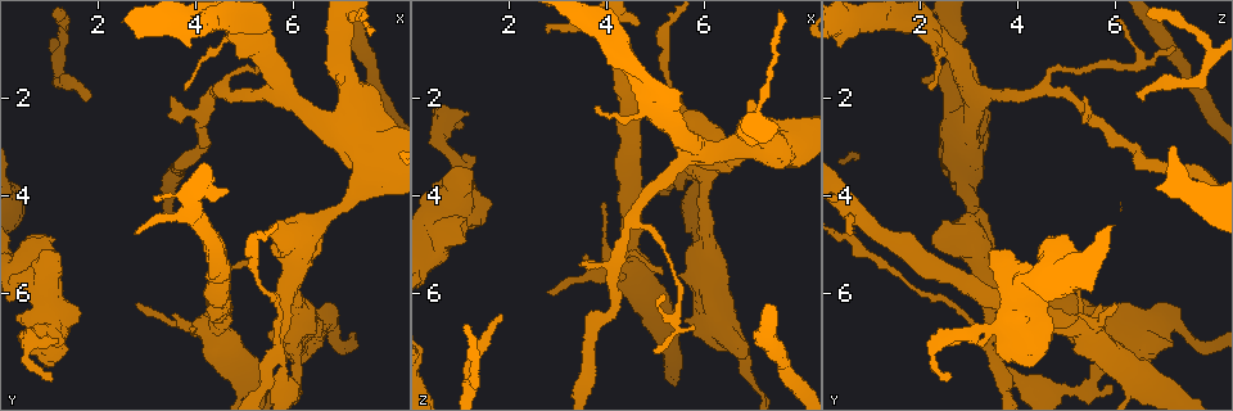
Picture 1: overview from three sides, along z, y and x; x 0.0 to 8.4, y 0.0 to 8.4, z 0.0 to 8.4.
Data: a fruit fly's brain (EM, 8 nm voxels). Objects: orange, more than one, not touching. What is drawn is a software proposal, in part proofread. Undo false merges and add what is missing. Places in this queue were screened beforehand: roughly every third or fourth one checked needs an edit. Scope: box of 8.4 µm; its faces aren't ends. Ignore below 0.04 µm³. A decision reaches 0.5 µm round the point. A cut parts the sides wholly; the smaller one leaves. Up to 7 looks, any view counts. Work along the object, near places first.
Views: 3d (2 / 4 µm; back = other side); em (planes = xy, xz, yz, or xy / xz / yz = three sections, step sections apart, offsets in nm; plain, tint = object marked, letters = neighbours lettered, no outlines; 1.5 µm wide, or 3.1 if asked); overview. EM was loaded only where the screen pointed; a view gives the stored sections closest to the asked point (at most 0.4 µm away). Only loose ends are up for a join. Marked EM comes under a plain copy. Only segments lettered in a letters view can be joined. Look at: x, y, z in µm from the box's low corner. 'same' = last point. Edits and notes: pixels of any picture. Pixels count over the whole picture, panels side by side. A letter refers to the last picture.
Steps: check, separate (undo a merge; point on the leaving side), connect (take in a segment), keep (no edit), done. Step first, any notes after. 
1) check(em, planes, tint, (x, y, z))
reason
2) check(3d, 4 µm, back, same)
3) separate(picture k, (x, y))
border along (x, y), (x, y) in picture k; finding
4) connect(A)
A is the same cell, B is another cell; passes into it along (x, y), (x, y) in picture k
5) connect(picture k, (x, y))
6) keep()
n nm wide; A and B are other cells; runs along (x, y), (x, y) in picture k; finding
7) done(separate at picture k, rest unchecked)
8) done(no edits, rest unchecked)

check(3d, 4 µm, (6.10, 6.30, 5.10))
calibre changes

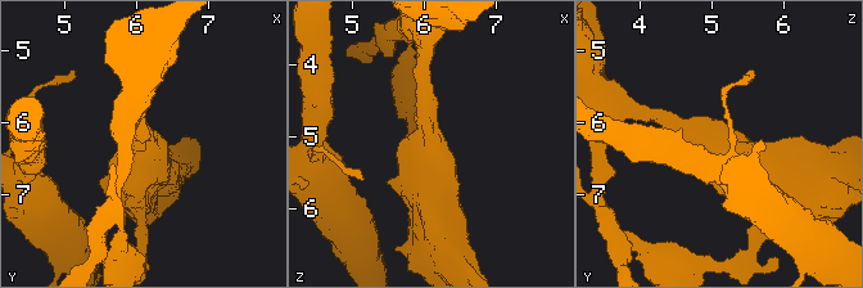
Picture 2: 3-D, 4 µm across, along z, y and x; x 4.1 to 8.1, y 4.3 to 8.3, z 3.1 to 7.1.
check(em, yz, step 8, tint, (6.05, 6.35, 5.10))
arms of 260, 650 nm; shape alone is not enough

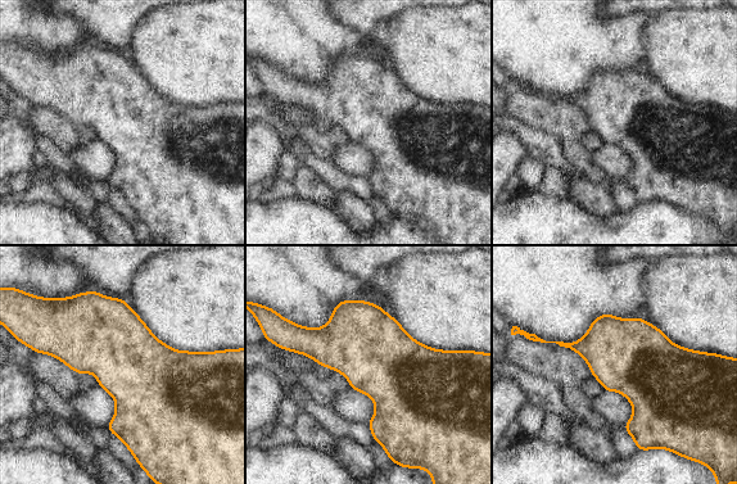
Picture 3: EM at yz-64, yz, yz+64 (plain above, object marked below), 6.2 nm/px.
check(em, planes, letters, same)

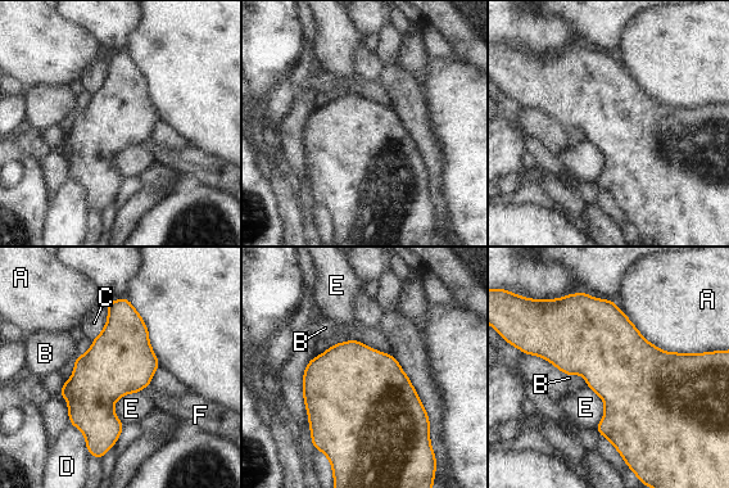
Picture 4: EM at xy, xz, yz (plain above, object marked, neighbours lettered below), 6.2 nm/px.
keep()
420 nm wide; A, B, C, D, E and F are other cells; border along (107, 307), (105, 326), (91, 340) in picture 4; one neuron here

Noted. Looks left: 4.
check(3d, 4 µm, back, (5.70, 7.70, 3.95))
side arm on a straight run

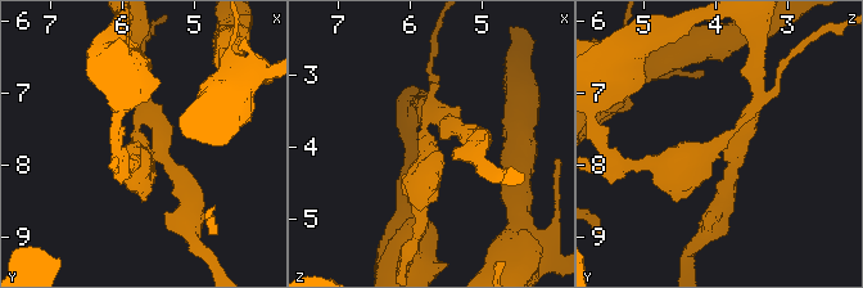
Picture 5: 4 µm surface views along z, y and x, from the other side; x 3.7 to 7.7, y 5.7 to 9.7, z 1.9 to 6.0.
check(em, planes, tint, (5.65, 7.70, 3.90))
3 arms; arms of 220, 220, 460 nm; shape alone is not enough

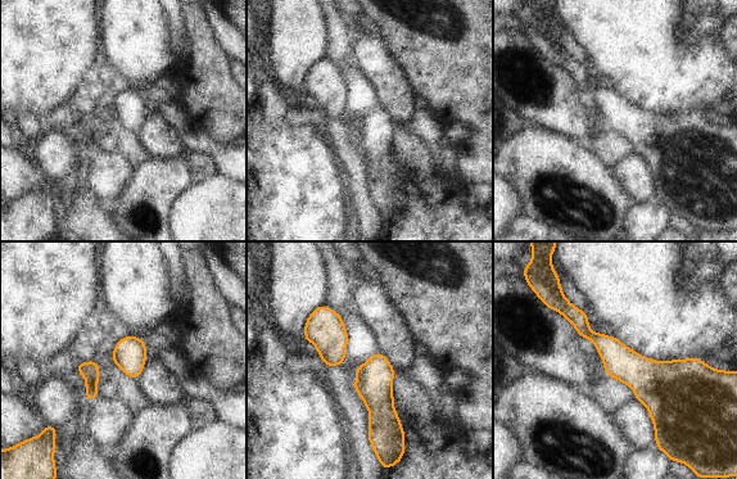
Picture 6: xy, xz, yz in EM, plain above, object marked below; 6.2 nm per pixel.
check(em, planes, letters, same)
what lies round it

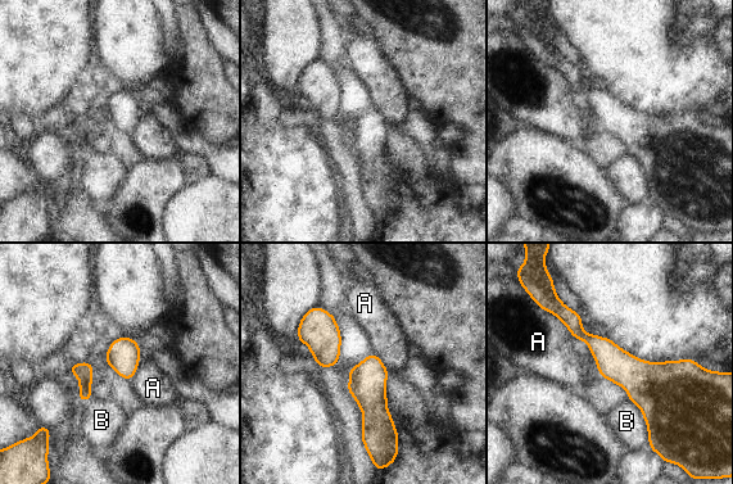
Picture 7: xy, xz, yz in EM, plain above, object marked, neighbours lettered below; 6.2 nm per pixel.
separate(picture 7, (571, 319))
B touches over 300 nm; A and B are other cells; the part that leaves runs along (560, 312), (630, 372), (684, 371) in picture 7; a second neuron is stuck on

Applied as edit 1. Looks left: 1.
done(separate at picture 7, rest unchecked)

